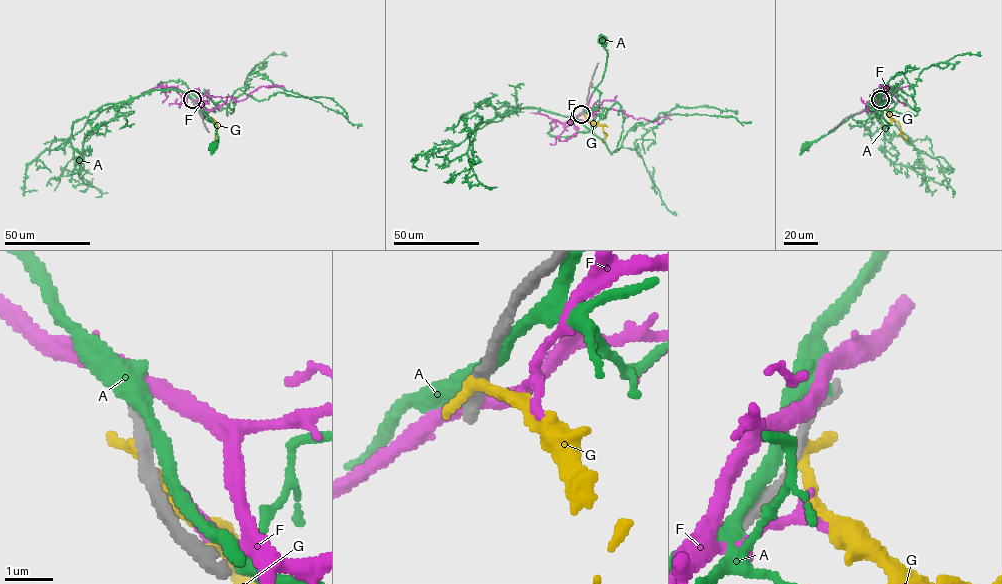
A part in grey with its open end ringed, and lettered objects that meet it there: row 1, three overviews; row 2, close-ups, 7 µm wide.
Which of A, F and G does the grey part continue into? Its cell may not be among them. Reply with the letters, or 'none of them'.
none of them

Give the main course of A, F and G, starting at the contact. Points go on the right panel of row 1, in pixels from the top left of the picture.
A: (879, 99), (807, 145)
F: (879, 98), (876, 99), (876, 94), (873, 96), (882, 100), (887, 86), (879, 87)
G: (878, 101), (891, 119), (897, 121), (900, 133), (907, 139)

